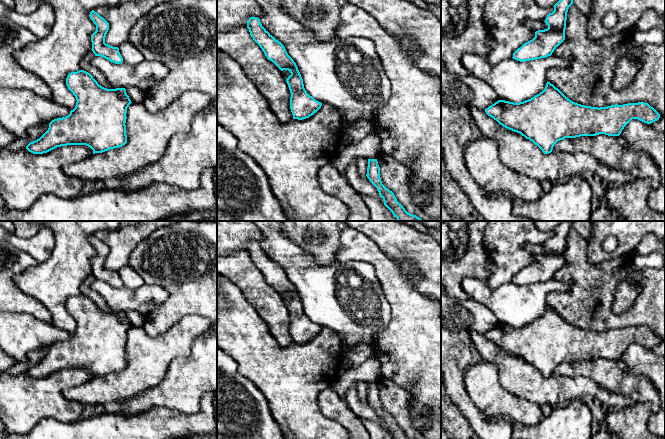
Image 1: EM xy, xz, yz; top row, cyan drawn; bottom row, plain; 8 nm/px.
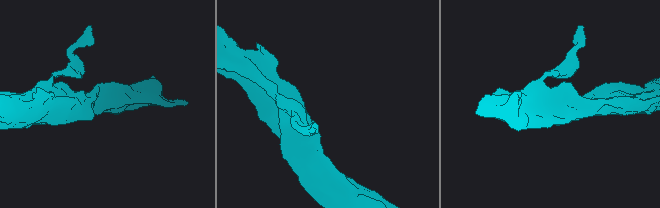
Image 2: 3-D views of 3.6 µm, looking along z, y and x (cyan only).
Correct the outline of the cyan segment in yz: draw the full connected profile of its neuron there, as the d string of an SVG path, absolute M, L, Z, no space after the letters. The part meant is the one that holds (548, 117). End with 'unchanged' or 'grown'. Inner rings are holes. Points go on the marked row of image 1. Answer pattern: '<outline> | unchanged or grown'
M548 81L545 89L531 99L519 103L498 100L486 108L485 112L503 127L520 133L526 139L532 141L544 154L551 153L554 145L565 138L599 134L619 136L632 119L651 124L660 118L660 114L644 102L615 104L600 108L581 105L568 99Z | unchanged

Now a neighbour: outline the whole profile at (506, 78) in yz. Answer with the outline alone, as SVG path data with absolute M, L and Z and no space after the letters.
M464 54L462 65L469 74L487 83L495 91L499 100L519 103L533 98L545 89L547 83L546 73L550 68L567 68L570 66L570 60L552 55L524 62L511 58L492 66L487 62L486 56Z

